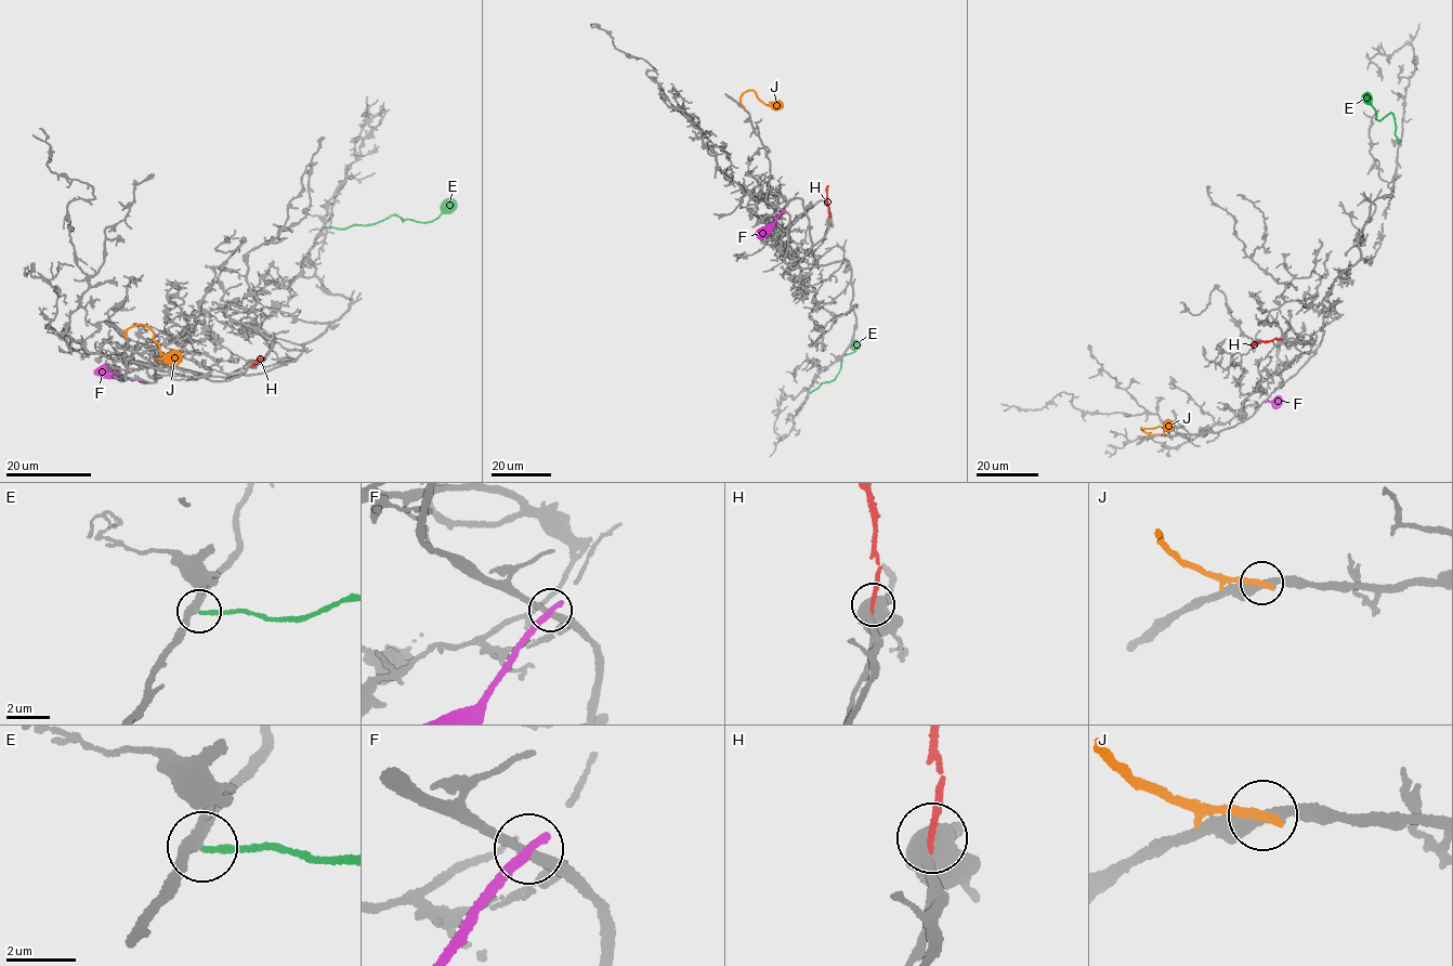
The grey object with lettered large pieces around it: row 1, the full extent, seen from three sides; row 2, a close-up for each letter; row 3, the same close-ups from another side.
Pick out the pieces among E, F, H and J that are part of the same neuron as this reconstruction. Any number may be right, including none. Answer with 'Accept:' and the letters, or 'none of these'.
Accept: none of these

